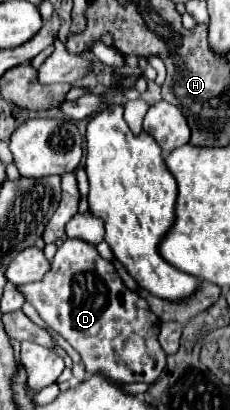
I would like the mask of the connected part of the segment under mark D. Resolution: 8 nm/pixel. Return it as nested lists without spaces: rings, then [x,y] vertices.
[[[65,239],[51,261],[49,273],[41,281],[21,285],[19,291],[25,295],[25,301],[29,301],[37,309],[41,319],[73,349],[79,351],[87,375],[101,371],[113,383],[153,383],[165,369],[165,353],[161,351],[161,345],[157,341],[159,319],[149,311],[145,299],[123,285],[123,281],[115,273],[113,263],[103,259],[91,243],[85,243],[81,239]]]

